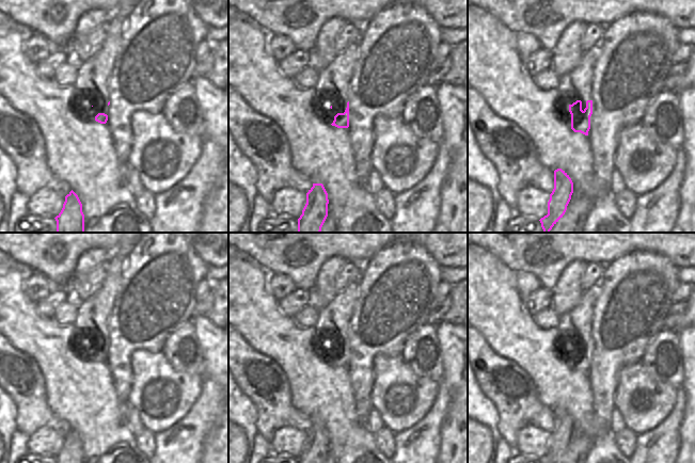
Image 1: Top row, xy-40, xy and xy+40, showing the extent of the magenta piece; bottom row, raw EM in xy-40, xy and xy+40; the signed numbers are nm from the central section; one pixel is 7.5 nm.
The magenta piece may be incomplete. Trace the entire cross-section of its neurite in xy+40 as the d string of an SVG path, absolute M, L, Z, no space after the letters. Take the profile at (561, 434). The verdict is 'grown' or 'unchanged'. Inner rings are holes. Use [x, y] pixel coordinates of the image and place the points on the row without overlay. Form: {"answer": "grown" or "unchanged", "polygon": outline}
{"answer": "unchanged", "polygon": "M562 408L554 410L554 428L548 441L548 453L539 460L541 463L556 463L565 453L573 432L573 421Z"}

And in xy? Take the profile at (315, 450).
{"answer": "unchanged", "polygon": "M313 422L298 463L323 463L328 456L328 432L322 422Z"}

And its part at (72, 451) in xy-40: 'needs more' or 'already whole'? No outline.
already whole

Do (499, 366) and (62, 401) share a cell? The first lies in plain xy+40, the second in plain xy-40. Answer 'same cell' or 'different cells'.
different cells

